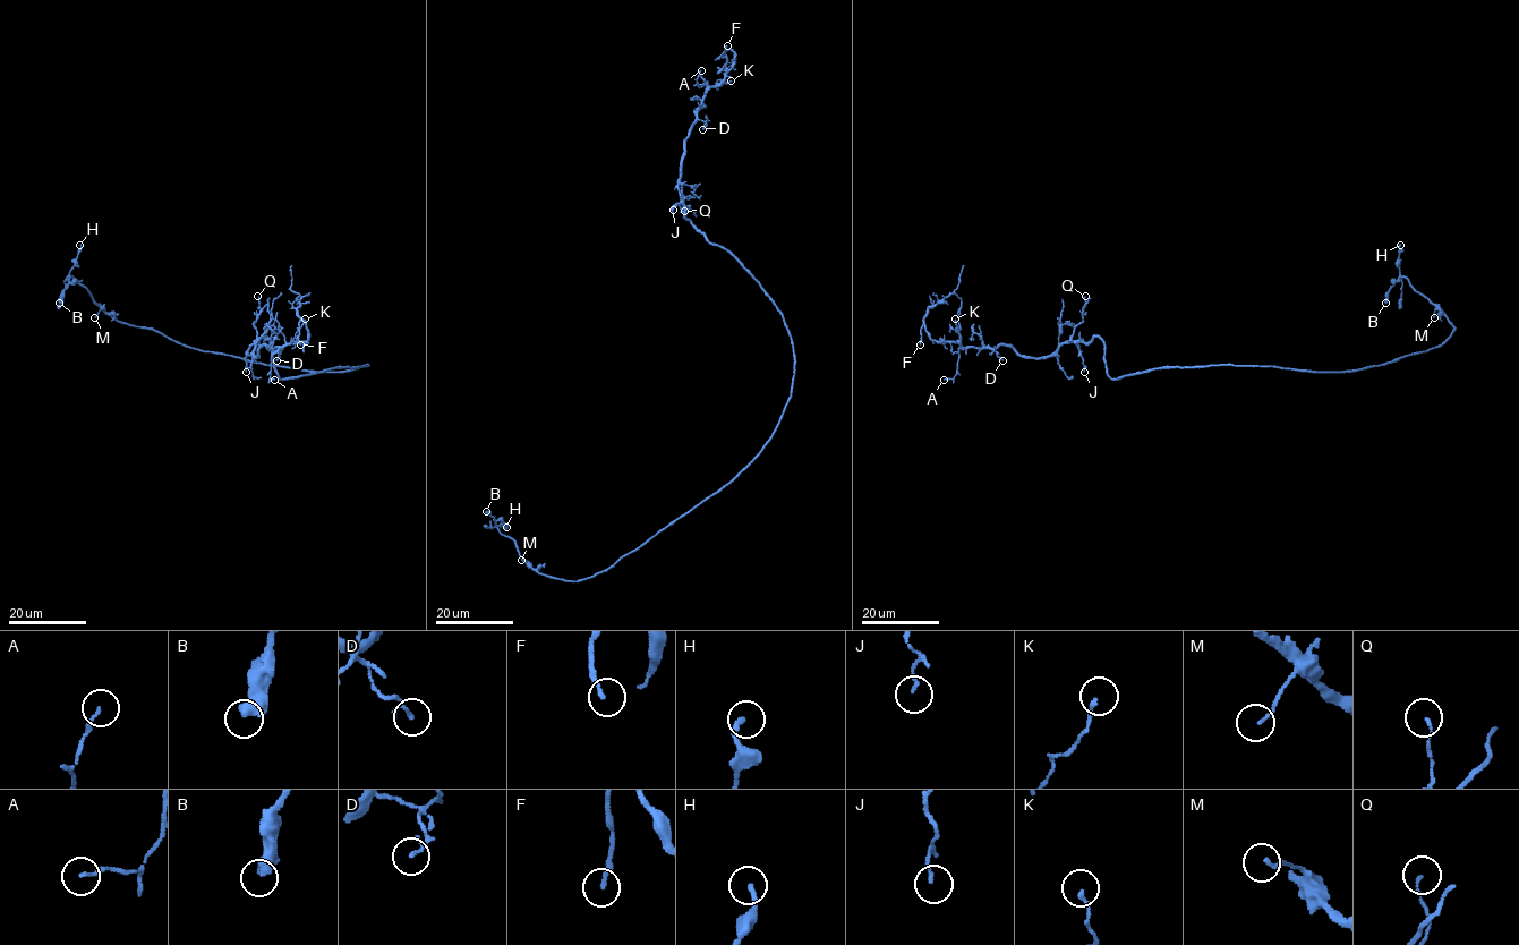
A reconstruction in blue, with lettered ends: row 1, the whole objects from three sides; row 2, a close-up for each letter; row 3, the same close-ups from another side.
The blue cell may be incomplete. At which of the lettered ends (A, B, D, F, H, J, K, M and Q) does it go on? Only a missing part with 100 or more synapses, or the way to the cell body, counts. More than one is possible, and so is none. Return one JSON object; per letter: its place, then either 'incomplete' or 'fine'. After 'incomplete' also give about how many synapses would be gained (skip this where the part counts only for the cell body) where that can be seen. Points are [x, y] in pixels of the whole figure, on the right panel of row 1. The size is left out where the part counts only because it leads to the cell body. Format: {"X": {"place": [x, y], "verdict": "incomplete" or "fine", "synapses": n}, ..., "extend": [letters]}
{"A": {"place": [944, 380], "verdict": "fine"}, "B": {"place": [1385, 303], "verdict": "fine"}, "D": {"place": [1003, 360], "verdict": "fine"}, "F": {"place": [920, 345], "verdict": "incomplete"}, "H": {"place": [1400, 245], "verdict": "fine"}, "J": {"place": [1084, 372], "verdict": "fine"}, "K": {"place": [955, 318], "verdict": "fine"}, "M": {"place": [1434, 317], "verdict": "fine"}, "Q": {"place": [1085, 296], "verdict": "fine"}, "extend": ["F"]}

